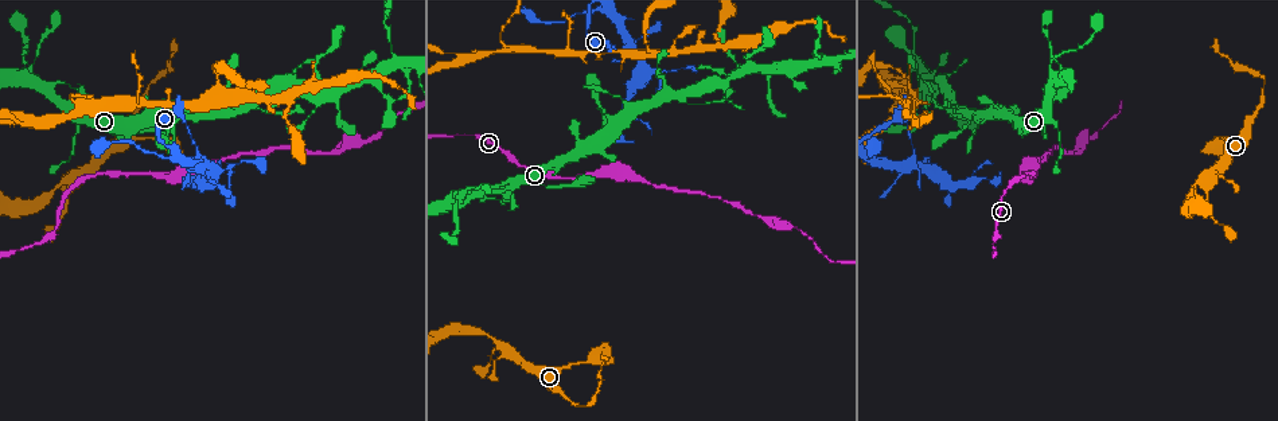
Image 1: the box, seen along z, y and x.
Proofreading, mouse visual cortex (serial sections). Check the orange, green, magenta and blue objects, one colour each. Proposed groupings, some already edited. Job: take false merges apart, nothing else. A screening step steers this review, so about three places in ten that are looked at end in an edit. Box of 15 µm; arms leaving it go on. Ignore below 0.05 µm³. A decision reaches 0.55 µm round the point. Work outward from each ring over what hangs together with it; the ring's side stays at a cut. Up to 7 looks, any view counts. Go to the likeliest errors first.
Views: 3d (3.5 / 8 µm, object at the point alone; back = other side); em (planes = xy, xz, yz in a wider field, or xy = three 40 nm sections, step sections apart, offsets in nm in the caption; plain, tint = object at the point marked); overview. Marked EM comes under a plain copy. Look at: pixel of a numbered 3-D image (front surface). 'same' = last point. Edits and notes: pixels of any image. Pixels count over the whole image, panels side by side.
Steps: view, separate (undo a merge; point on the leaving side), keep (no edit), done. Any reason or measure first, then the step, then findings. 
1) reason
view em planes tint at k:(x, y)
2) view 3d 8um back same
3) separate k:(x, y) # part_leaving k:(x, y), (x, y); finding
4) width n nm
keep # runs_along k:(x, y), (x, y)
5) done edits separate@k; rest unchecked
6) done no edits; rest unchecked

two arms in line, one across
view em xy step 1 tint at 1:(505, 350)

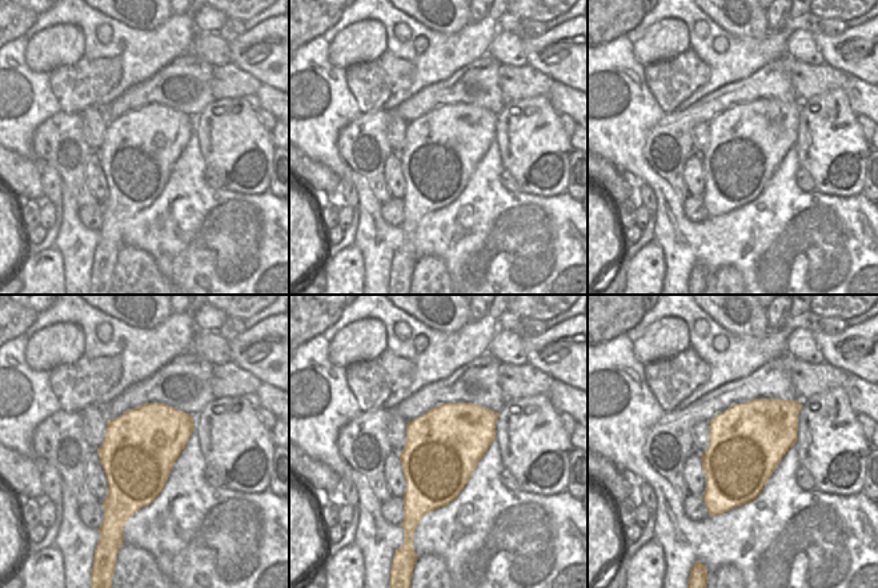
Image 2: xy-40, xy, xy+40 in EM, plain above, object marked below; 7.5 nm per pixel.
see where the arms go
view 3d 3.5um same

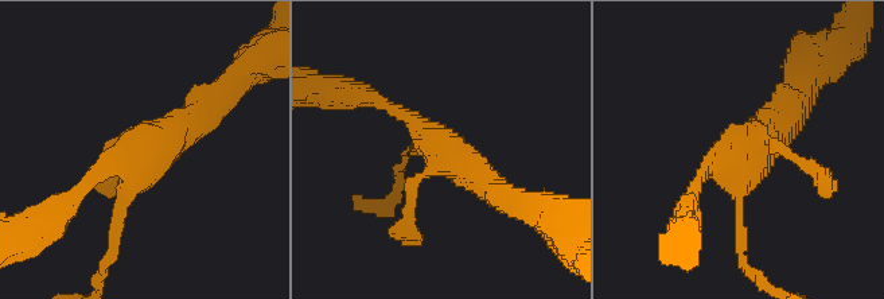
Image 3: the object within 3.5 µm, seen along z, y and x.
width 550 nm
keep # runs_along 3:(501, 195), (401, 112), (372, 98); one cell here

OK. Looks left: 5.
sudden change in width
view 3d 3.5um at 1:(229, 170)

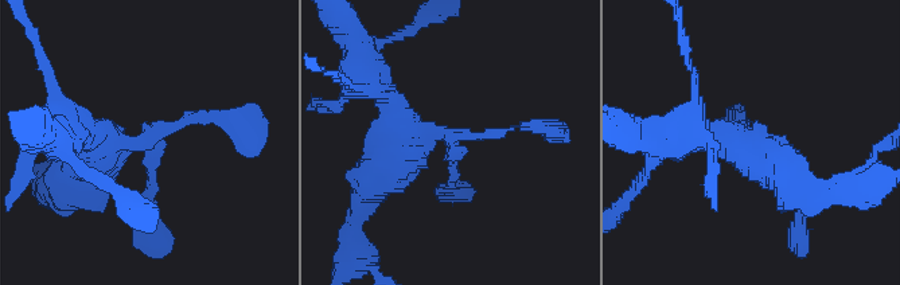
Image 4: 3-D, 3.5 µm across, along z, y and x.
keep # runs_along 4:(705, 136), (754, 140), (798, 207); one cell here

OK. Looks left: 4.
sudden change in width
view 3d 3.5um at 1:(372, 137)

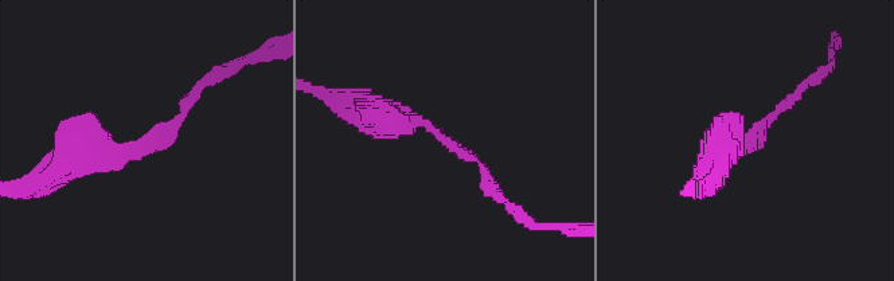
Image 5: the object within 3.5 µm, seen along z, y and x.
arm_widths 150, 400 nm
view em xy step 2 tint at 5:(144, 150)

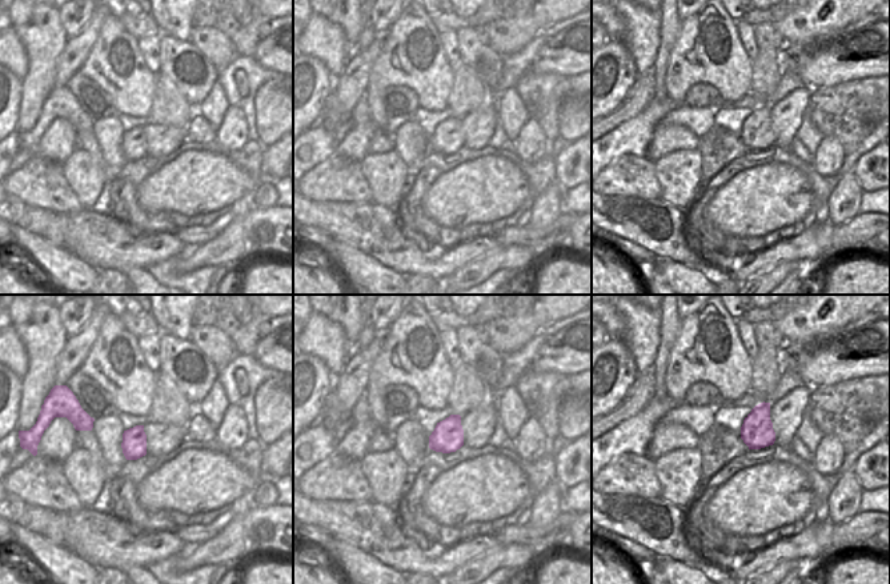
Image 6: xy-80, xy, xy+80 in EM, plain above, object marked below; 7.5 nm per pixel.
keep # runs_along 5:(364, 109), (426, 124), (480, 164), (492, 188); all the same cell

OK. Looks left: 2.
done no edits; rest unchecked

